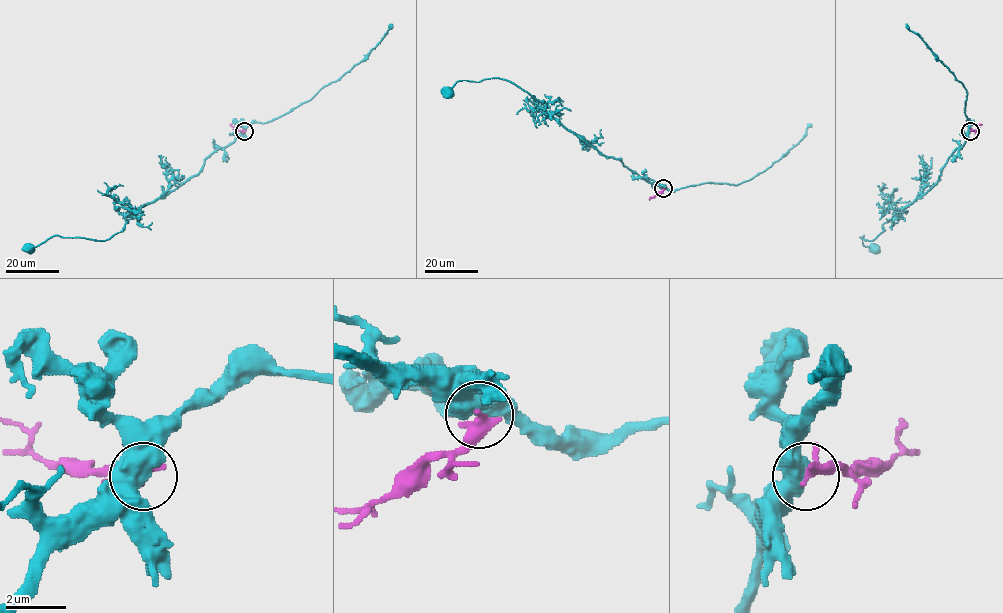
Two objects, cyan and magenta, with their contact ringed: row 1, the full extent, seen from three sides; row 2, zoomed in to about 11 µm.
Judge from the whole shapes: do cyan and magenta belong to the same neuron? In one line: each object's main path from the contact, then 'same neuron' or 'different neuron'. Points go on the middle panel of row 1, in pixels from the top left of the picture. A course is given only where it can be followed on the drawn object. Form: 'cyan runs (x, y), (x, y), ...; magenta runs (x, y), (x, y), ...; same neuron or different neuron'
cyan runs (663, 188), (647, 182), (619, 160), (601, 154), (543, 111), (543, 101), (508, 81), (459, 80), (447, 91); magenta runs (663, 188), (649, 200); different neuron

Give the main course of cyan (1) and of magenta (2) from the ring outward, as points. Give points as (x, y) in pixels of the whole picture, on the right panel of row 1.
1: (970, 131), (931, 188), (900, 208), (873, 240), (859, 237), (864, 235), (862, 243), (873, 249)
2: (970, 131), (976, 131), (982, 124)

